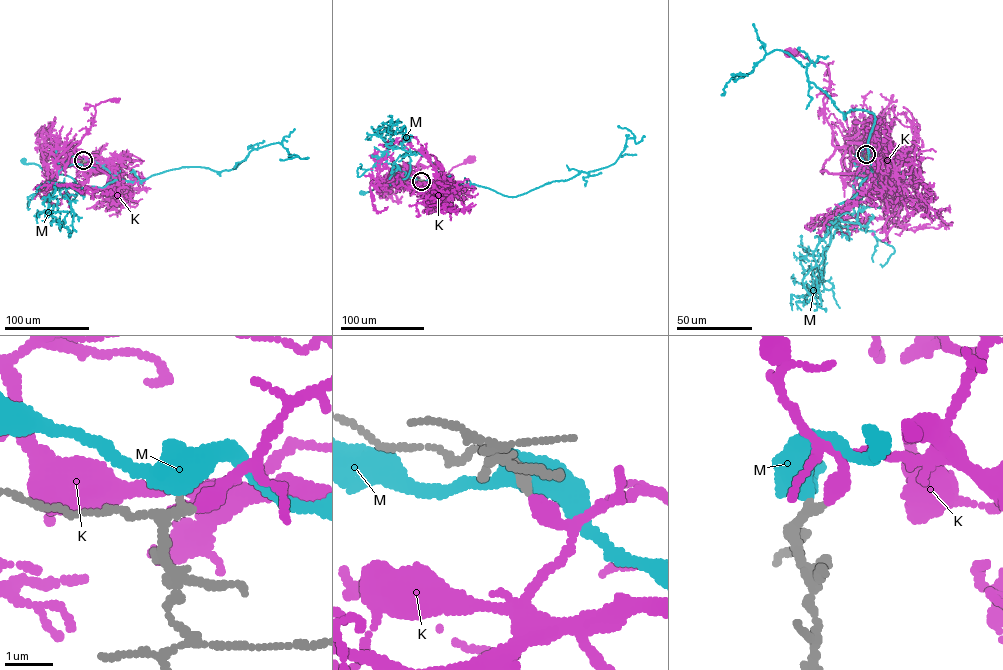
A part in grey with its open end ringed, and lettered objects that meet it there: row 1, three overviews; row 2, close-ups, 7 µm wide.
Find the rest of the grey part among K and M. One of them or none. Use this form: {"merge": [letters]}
{"merge": ["K"]}

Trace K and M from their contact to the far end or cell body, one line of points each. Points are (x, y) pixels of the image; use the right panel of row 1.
K: (866, 154), (875, 148), (870, 140), (833, 144), (823, 100), (829, 81), (828, 67), (788, 52)
M: (866, 154), (869, 150), (869, 173), (855, 196), (838, 205), (832, 220), (875, 188), (903, 179), (903, 175)

